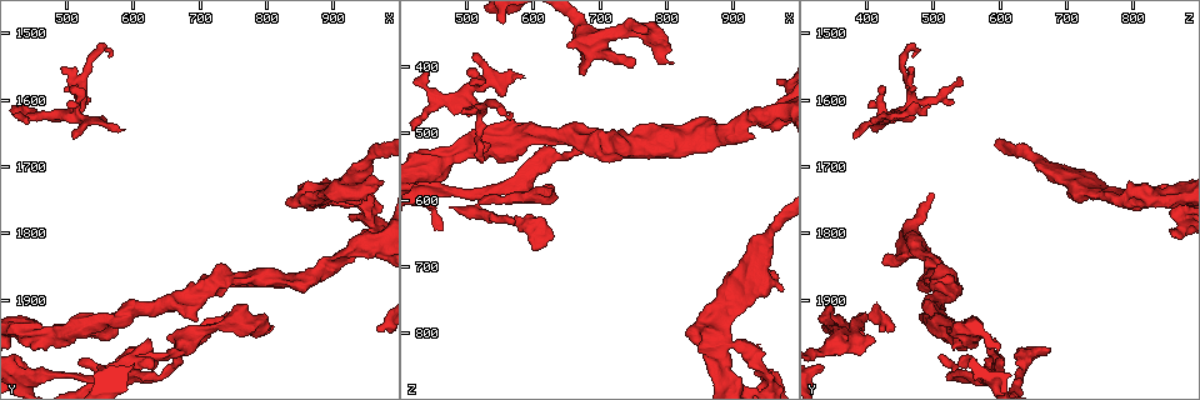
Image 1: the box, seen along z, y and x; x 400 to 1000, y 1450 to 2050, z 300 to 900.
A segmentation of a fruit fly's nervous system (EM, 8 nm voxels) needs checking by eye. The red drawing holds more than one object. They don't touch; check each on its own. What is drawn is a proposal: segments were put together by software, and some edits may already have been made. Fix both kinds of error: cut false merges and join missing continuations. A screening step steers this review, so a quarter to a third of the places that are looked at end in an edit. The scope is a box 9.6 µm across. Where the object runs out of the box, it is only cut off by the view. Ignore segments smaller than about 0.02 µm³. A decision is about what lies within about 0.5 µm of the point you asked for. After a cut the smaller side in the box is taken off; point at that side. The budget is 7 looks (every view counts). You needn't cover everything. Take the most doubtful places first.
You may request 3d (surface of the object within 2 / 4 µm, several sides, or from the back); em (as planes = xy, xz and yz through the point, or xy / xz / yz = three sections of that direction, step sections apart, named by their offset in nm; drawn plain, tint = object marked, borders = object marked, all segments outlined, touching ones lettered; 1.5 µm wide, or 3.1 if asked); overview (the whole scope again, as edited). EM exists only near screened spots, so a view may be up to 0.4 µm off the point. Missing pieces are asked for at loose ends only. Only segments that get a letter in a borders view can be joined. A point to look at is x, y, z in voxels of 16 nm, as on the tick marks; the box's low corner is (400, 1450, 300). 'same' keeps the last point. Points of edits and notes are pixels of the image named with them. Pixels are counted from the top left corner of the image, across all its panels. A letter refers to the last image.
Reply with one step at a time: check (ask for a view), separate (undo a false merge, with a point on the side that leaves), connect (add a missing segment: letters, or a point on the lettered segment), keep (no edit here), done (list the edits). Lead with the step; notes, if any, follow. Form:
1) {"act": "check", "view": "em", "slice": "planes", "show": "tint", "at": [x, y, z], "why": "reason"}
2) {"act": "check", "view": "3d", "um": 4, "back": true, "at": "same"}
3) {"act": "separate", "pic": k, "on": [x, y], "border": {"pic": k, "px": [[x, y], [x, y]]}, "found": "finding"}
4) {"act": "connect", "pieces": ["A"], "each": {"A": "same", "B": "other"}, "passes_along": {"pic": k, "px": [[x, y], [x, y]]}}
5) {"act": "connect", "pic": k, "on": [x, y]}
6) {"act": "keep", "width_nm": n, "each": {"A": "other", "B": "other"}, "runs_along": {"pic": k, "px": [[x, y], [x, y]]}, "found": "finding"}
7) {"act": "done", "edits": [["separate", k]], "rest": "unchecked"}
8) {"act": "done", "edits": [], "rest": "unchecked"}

{"act": "check", "view": "em", "slice": "planes", "show": "tint", "at": [525, 1565, 540], "why": "tapers out"}

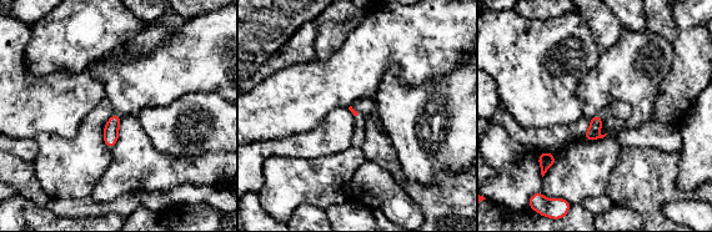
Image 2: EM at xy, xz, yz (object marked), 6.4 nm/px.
{"act": "check", "view": "em", "slice": "planes", "show": "borders", "at": "same", "why": "see the neighbours"}

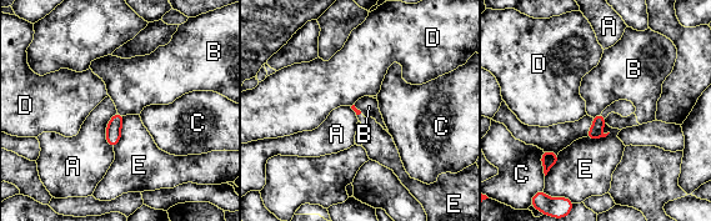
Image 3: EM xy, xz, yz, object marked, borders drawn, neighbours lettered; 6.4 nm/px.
{"act": "keep", "each": {"A": "other", "B": "other", "C": "other", "D": "other", "E": "other"}, "found": "none of them fits"}

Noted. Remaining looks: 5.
{"act": "check", "view": "em", "slice": "planes", "show": "borders", "at": [660, 1985, 510], "why": "tapers out"}

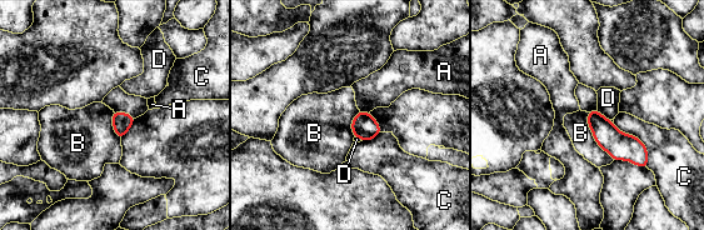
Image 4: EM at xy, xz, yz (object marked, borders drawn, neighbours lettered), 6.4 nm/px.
{"act": "keep", "each": {"A": "other", "B": "other", "C": "other", "D": "other"}, "runs_along": {"pic": 4, "px": [[592, 114], [644, 164]]}, "found": "no lettered segment goes on from it"}

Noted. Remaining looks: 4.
{"act": "check", "view": "em", "slice": "xy", "step": 8, "show": "borders", "at": [440, 1630, 410], "why": "an open end"}

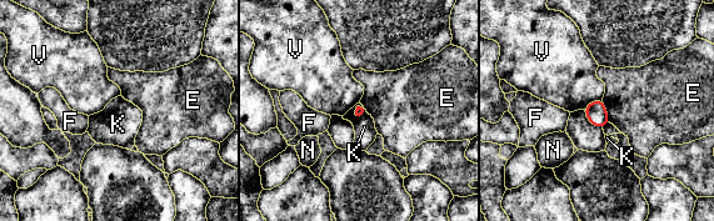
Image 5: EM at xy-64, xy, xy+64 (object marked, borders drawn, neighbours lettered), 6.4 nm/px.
{"act": "check", "view": "em", "slice": "planes", "show": "borders", "at": "same"}

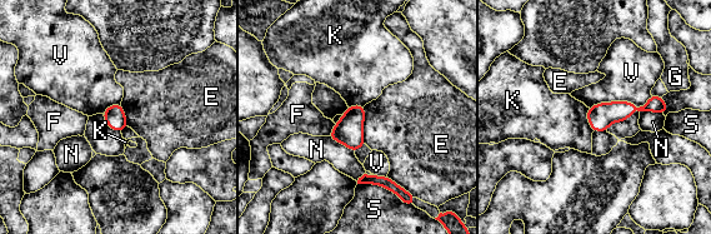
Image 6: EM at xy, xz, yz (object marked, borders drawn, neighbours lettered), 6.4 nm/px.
{"act": "keep", "width_nm": 130, "longest_contact_nm": ["V", 420], "each": {"E": "other", "F": "other", "G": "other", "K": "other", "N": "other", "S": "other", "V": "other"}, "found": "none of them fits"}

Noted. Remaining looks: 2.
{"act": "done", "edits": [], "rest": "unchecked"}

